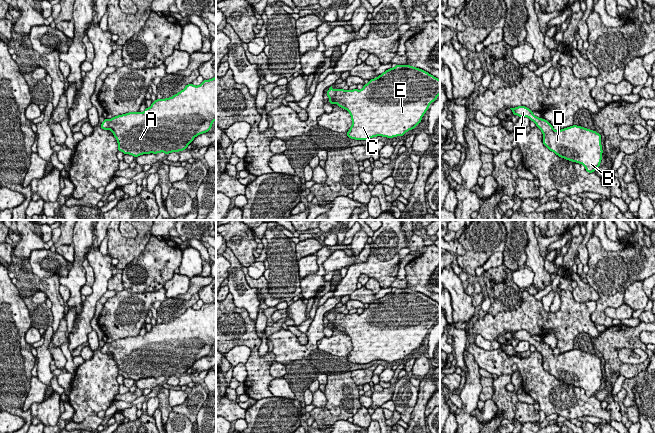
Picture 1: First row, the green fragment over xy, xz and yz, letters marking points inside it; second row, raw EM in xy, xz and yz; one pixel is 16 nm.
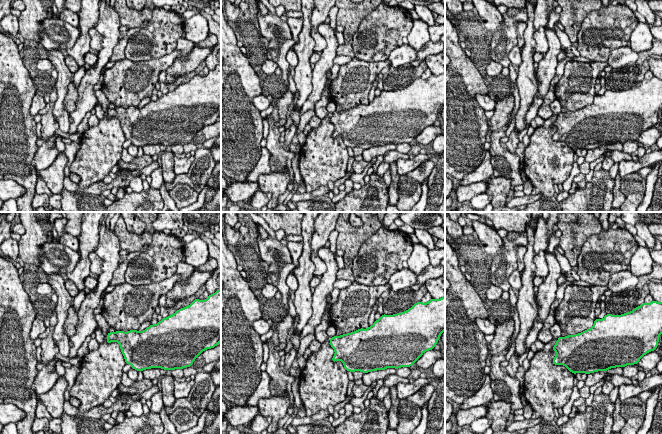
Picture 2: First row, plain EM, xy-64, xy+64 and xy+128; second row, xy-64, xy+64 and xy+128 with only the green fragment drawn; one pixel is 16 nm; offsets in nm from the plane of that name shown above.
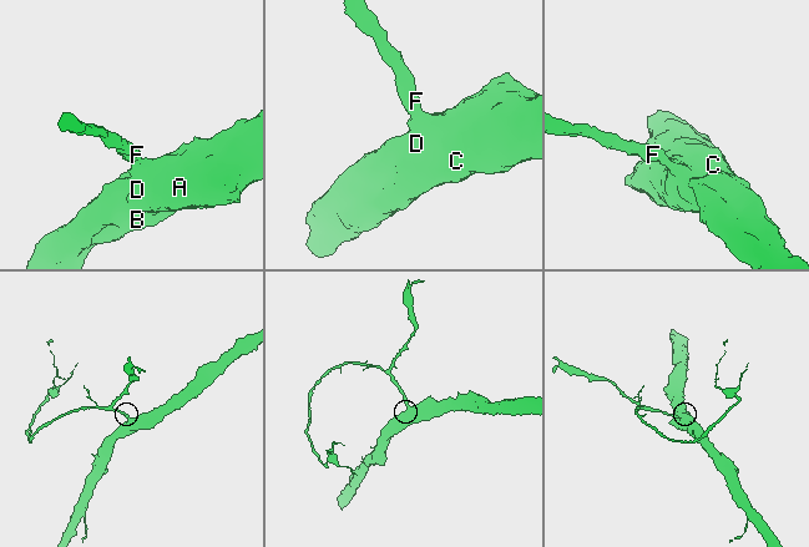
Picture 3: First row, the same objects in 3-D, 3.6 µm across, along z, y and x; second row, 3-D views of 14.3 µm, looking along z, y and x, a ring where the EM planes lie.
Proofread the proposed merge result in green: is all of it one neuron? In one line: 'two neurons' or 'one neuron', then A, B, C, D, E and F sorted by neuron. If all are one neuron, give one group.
one neuron; groups A B C D E F

